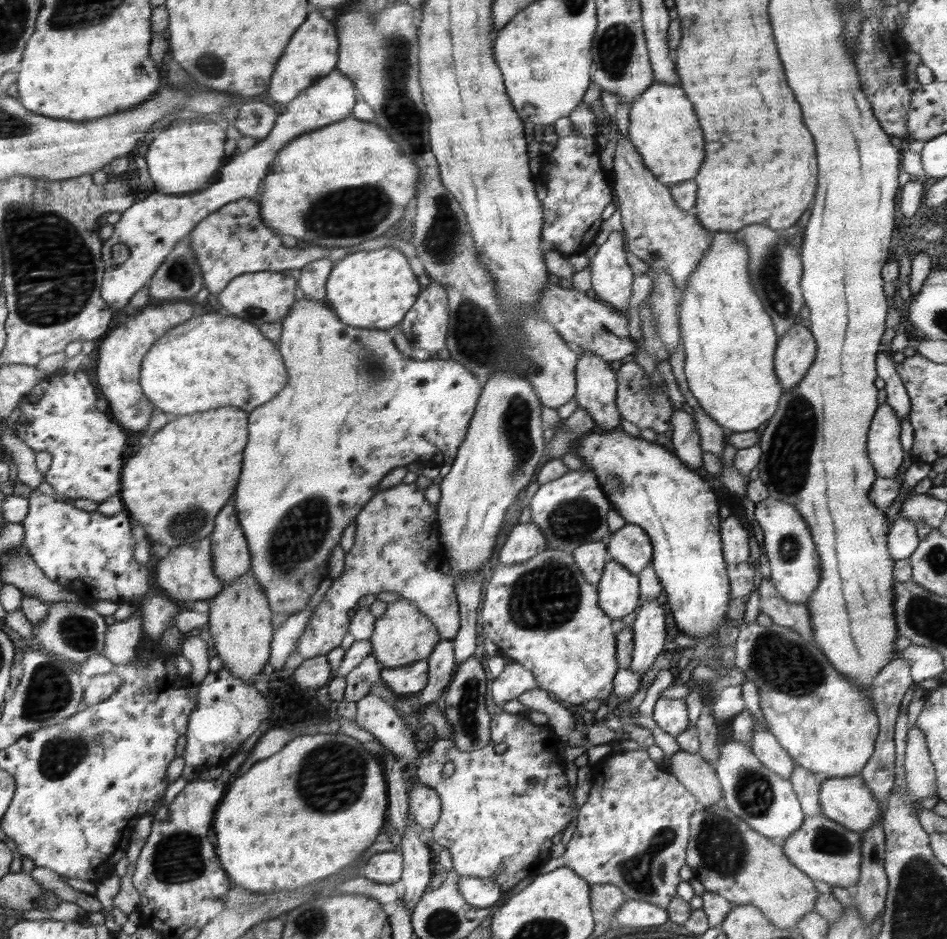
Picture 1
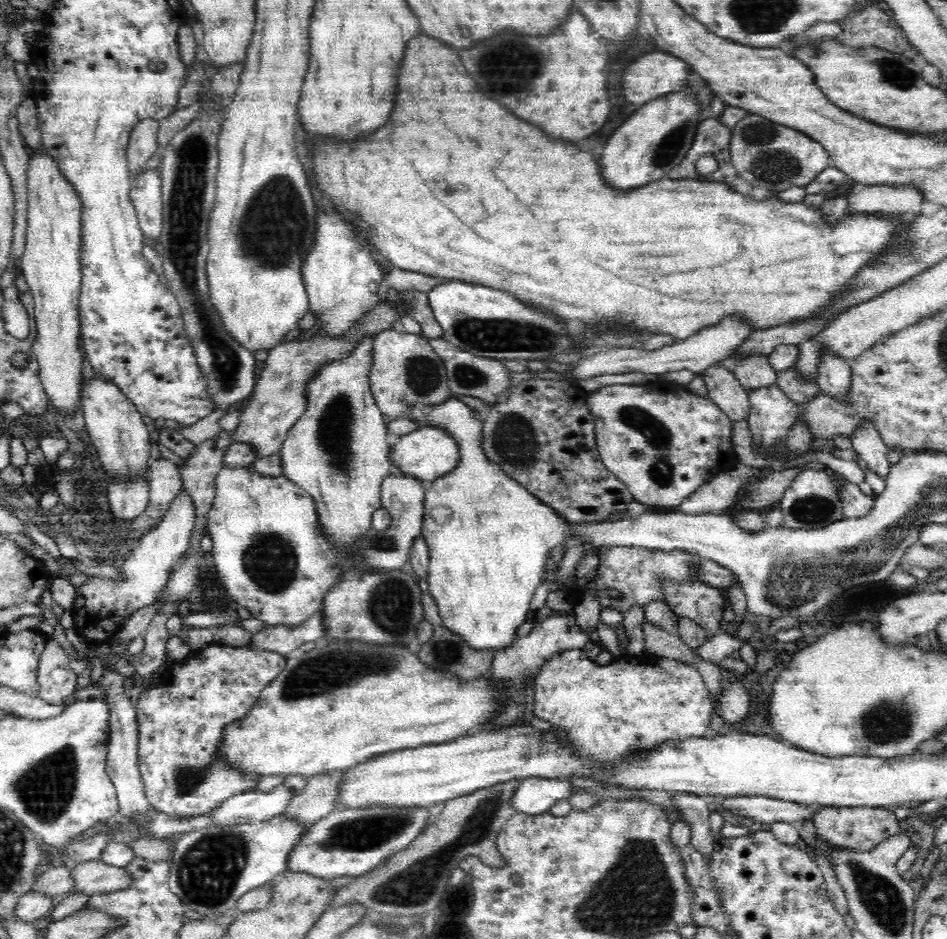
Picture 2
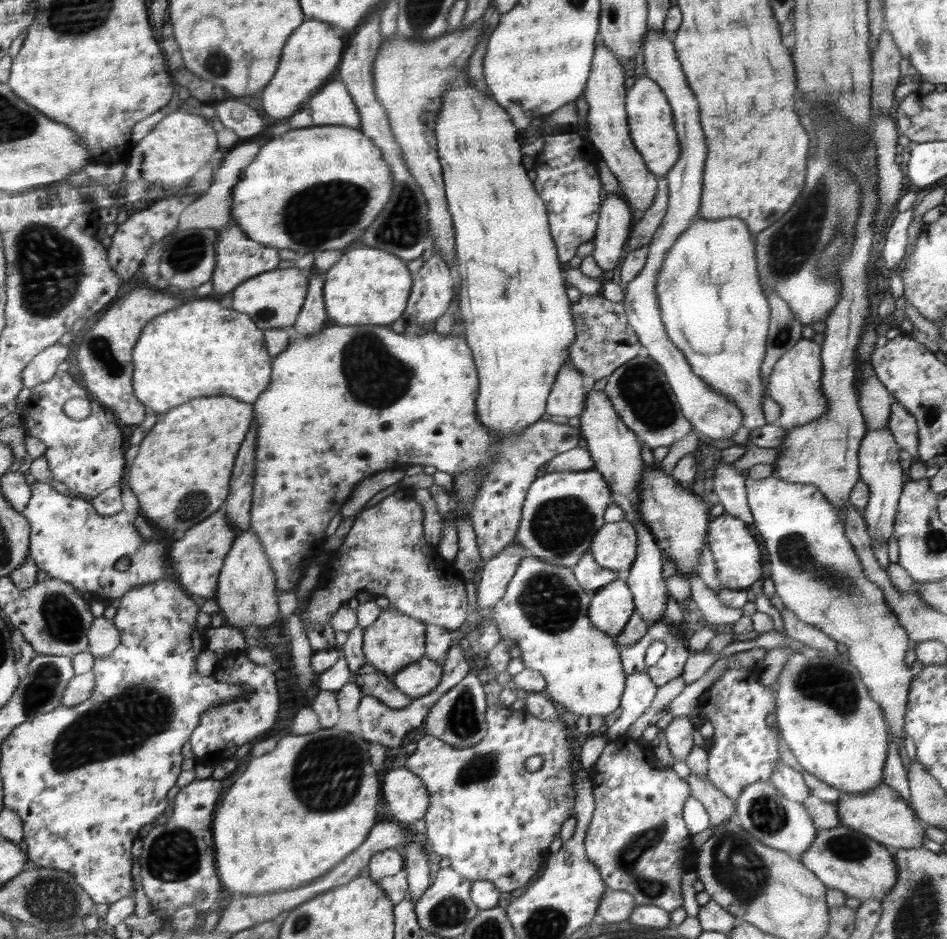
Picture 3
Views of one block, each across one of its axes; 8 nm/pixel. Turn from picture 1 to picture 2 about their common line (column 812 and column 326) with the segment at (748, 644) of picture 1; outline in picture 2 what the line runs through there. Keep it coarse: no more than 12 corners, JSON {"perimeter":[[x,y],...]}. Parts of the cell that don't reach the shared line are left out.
{"perimeter":[[400,643],[298,652],[217,754],[346,771],[470,734],[492,686]]}

